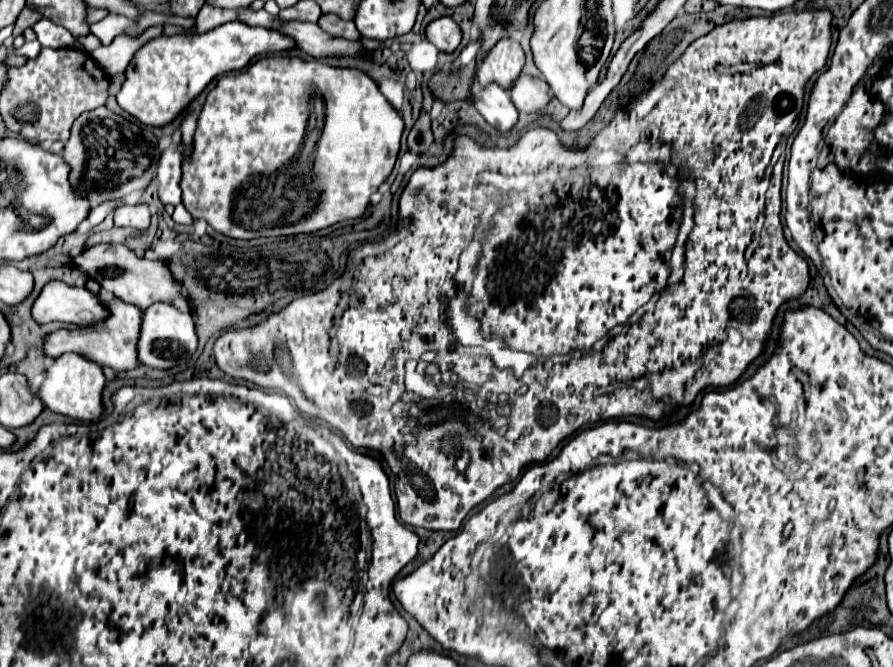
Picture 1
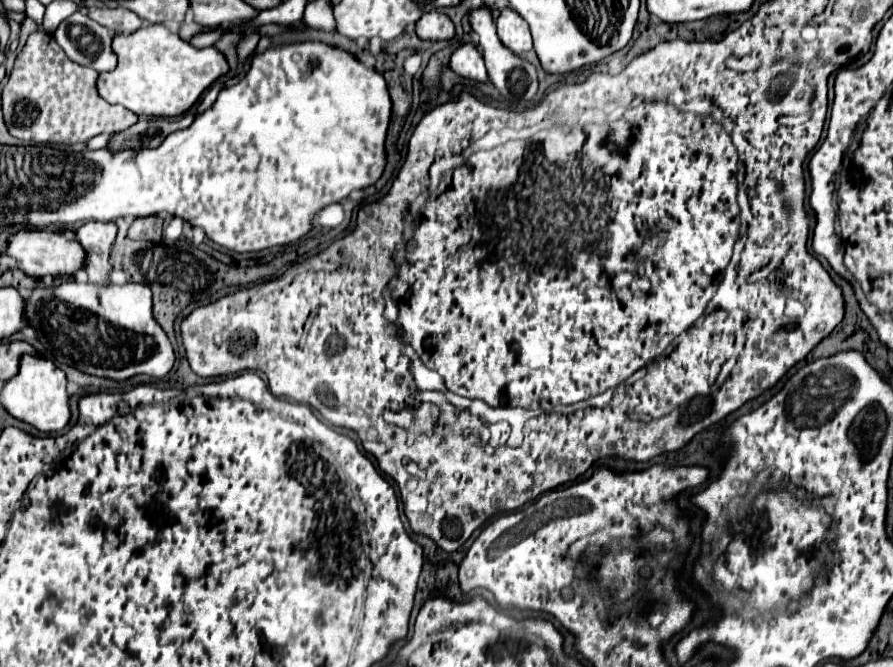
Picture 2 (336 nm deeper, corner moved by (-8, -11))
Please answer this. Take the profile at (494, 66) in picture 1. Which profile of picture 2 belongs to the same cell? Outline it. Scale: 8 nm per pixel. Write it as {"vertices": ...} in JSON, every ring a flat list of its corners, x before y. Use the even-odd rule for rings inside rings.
{"vertices":[[512,7,500,13,500,17,496,19,496,27,502,45,514,51,518,57,524,57,526,51,532,51,532,37,528,23]]}

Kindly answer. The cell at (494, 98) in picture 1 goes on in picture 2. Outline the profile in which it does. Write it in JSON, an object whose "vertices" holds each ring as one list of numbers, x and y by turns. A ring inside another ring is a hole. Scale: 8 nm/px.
{"vertices":[[470,43,458,47,452,53,450,69,464,79,472,79,472,81,478,81,478,83,488,83,488,73,486,73,486,67,484,67,482,53]]}

